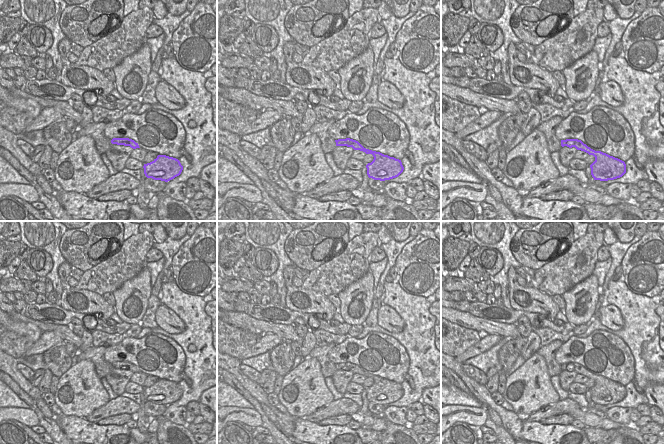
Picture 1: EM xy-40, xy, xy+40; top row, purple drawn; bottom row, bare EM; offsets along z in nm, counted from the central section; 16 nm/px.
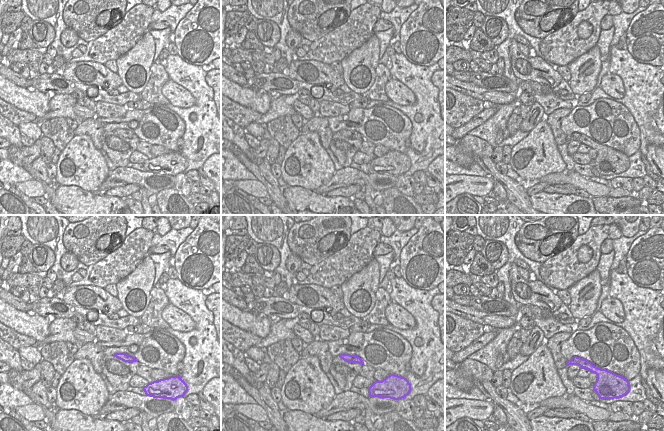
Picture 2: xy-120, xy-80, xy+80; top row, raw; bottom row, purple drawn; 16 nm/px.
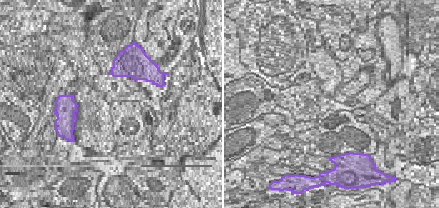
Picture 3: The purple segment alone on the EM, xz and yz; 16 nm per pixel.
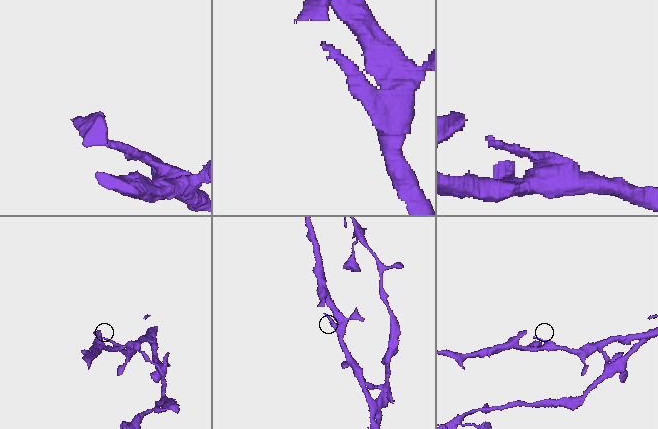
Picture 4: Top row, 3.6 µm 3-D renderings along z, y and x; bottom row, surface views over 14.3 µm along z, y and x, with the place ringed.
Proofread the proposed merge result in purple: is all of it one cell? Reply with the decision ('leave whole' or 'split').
leave whole

